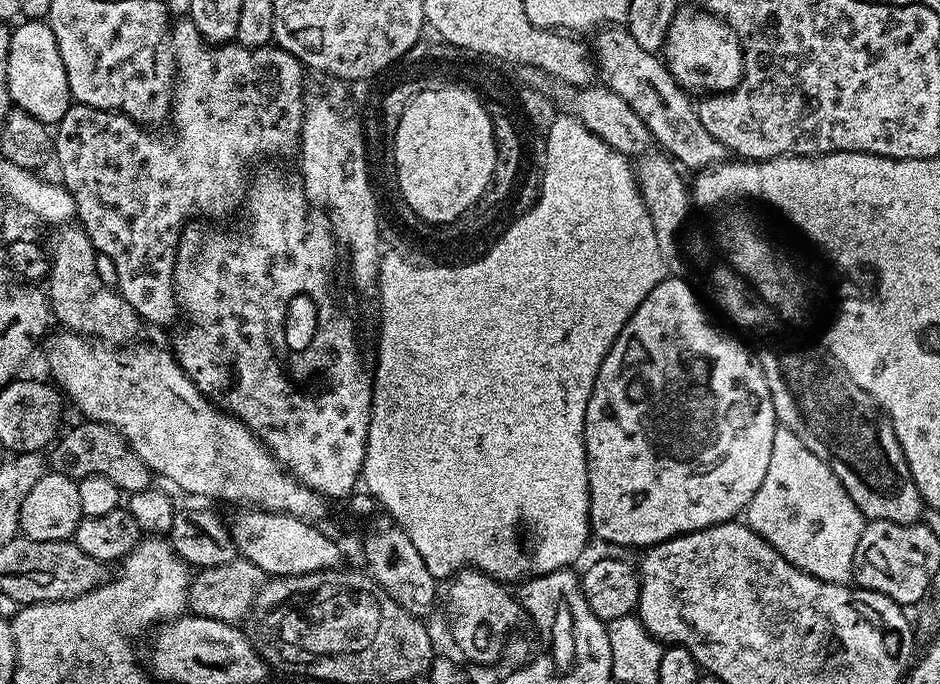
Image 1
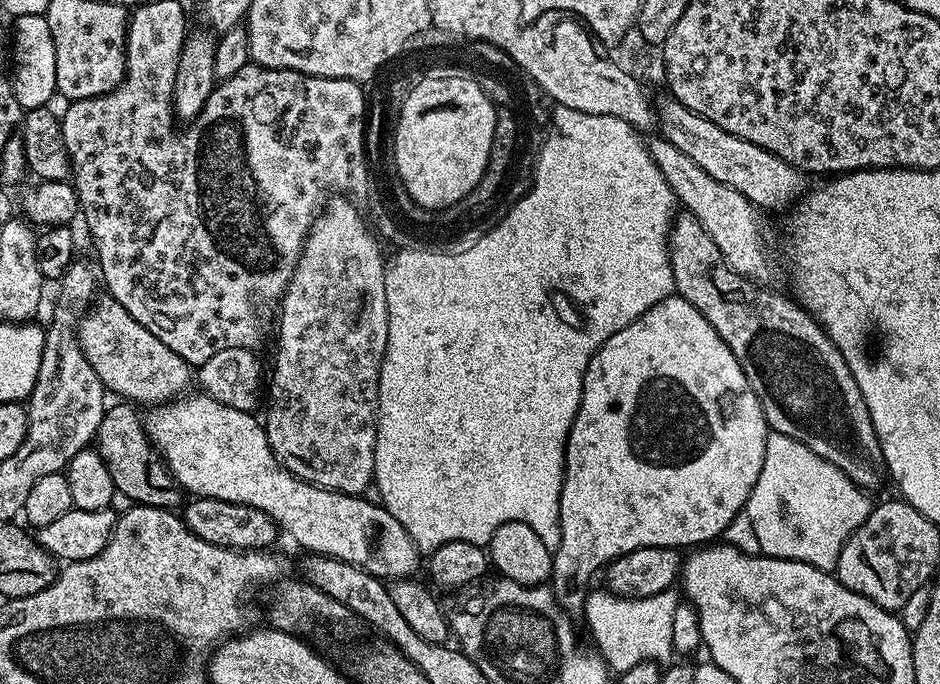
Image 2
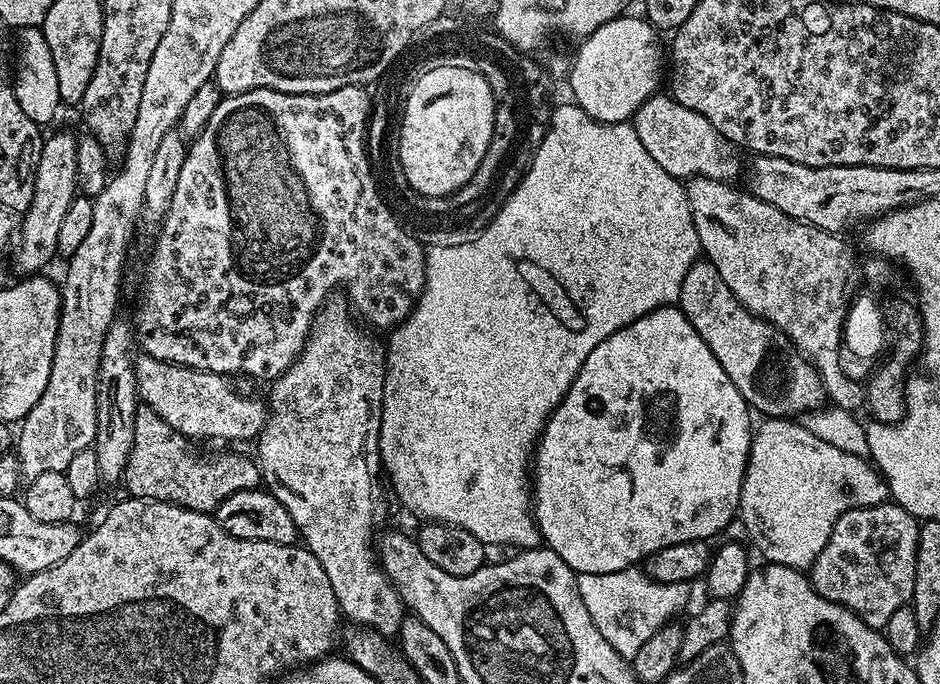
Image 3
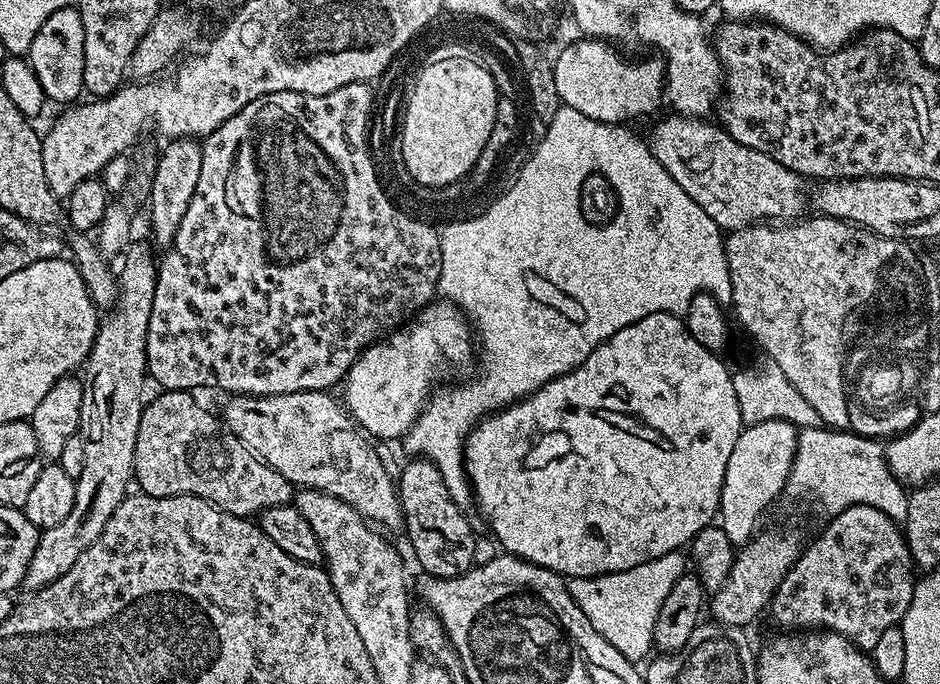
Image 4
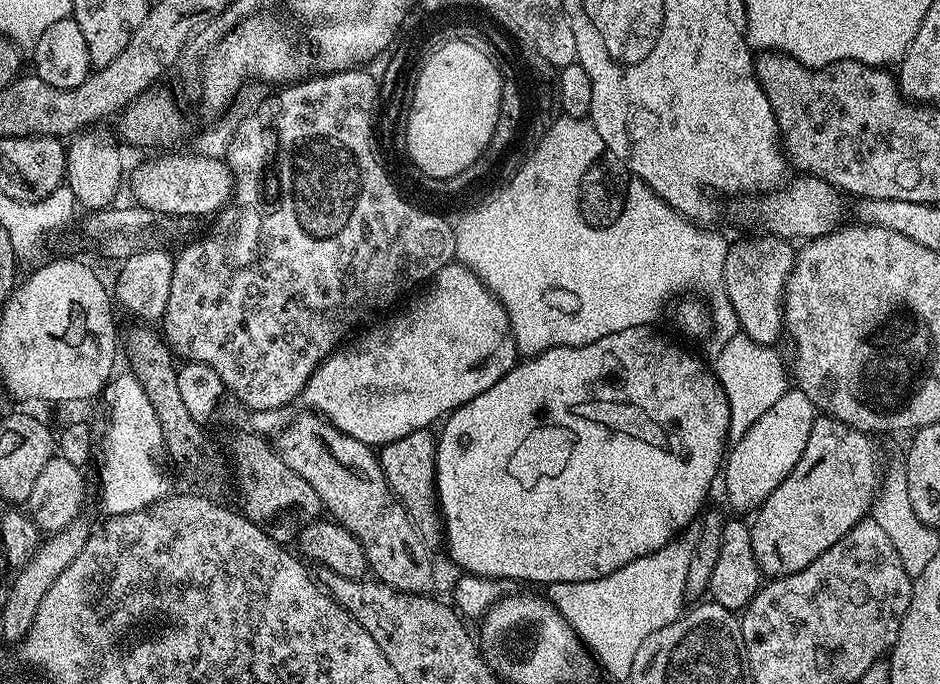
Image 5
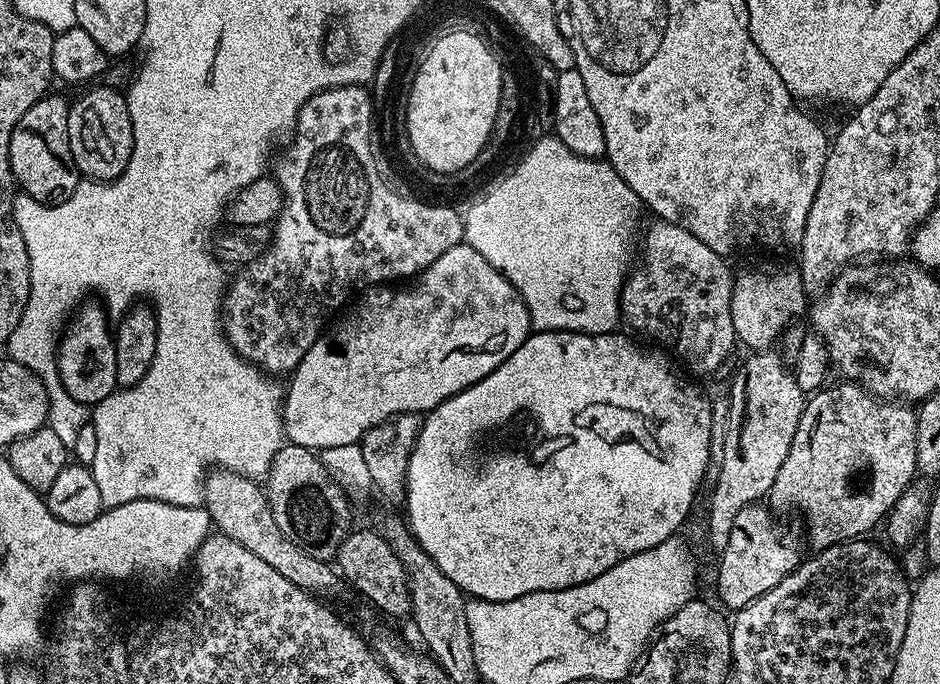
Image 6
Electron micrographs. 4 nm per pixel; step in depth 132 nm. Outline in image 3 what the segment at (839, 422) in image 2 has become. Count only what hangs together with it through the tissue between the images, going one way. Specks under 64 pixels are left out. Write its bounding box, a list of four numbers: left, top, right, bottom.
[678,258,826,418]

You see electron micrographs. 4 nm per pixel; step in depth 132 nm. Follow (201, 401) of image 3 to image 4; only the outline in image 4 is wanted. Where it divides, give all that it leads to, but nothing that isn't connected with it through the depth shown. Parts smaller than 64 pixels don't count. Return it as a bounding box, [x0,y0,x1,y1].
[223,391,404,529]

